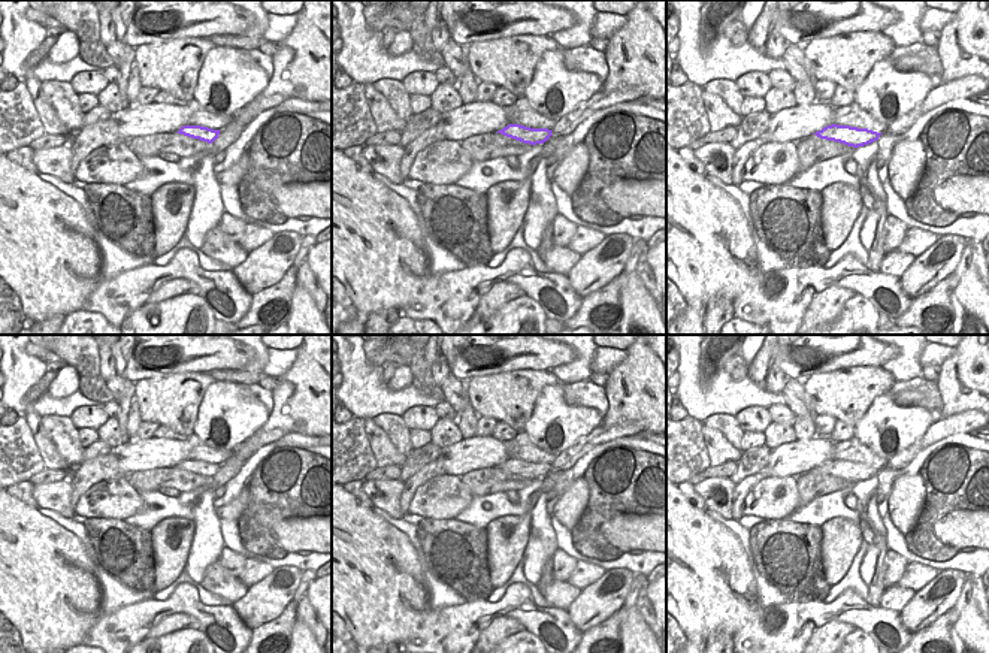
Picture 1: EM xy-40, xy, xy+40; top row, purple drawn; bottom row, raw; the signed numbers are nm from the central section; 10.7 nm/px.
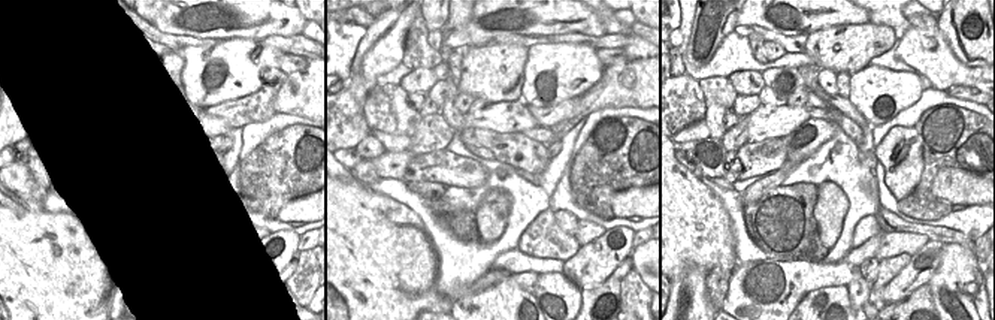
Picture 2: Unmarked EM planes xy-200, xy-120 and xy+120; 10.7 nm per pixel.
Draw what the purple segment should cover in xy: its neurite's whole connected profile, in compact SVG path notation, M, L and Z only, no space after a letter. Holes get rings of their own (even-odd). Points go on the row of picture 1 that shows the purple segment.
M508 124L496 133L529 145L544 143L551 136L548 129L530 129L520 124Z

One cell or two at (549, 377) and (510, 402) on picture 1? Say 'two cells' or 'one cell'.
one cell

